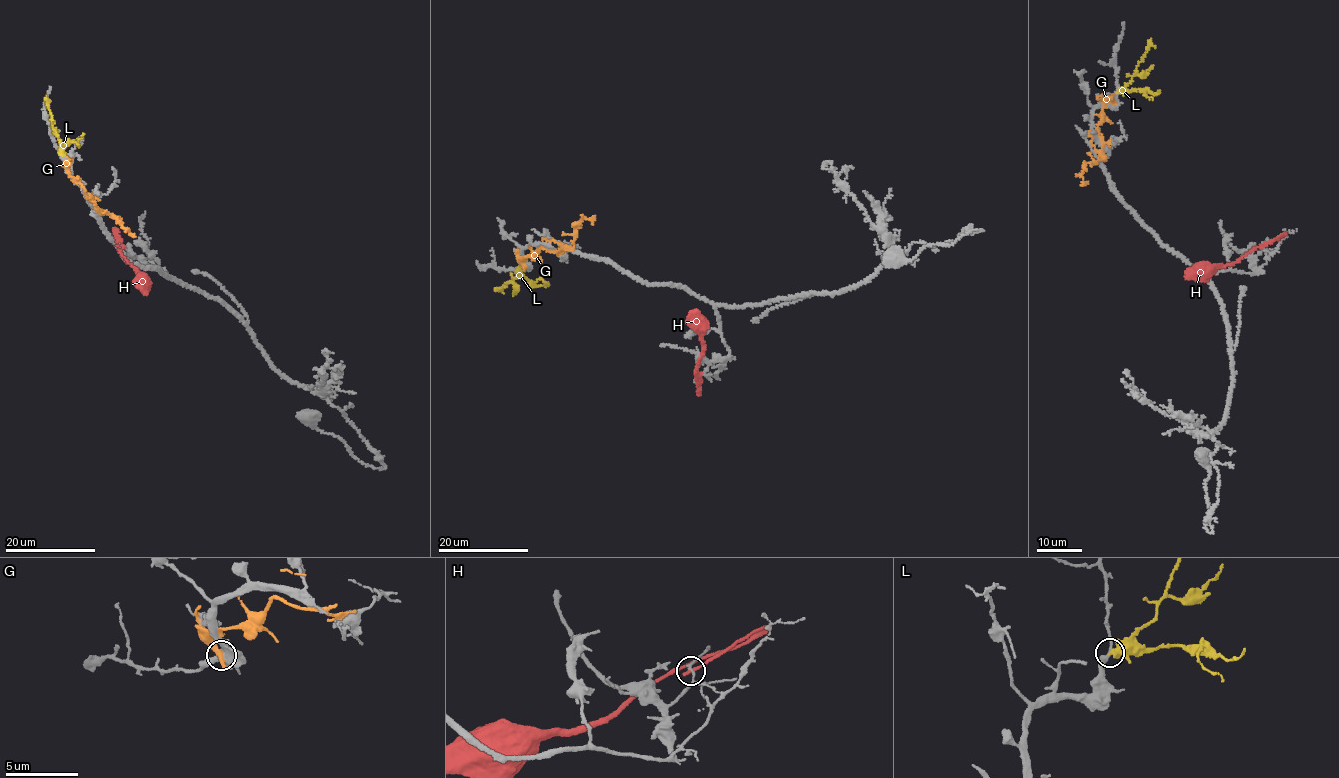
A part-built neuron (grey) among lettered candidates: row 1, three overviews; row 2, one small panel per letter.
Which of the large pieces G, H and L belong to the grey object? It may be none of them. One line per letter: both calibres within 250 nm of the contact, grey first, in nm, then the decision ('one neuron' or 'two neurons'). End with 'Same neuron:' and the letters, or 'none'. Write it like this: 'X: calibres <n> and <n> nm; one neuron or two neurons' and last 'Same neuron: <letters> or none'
G: calibres 600 and 420 nm; two neurons
H: calibres 140 and 220 nm; two neurons
L: calibres 320 and 480 nm; one neuron
Same neuron: L

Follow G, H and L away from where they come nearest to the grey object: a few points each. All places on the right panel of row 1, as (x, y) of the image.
G: (1112, 103), (1108, 101), (1105, 103), (1097, 128), (1103, 160), (1087, 163), (1080, 174), (1088, 183)
H: (1261, 246), (1238, 259), (1184, 276)
L: (1118, 92), (1132, 80), (1152, 38)

